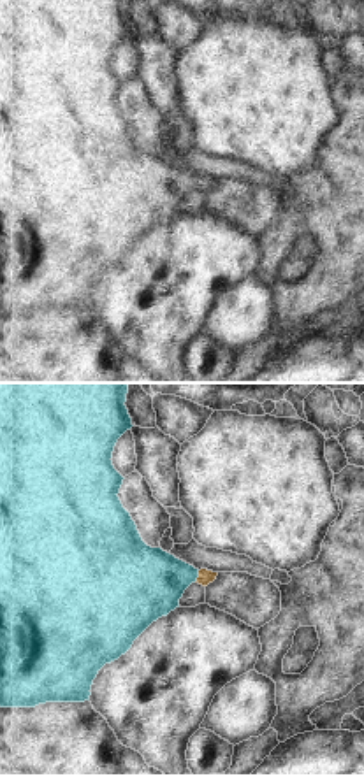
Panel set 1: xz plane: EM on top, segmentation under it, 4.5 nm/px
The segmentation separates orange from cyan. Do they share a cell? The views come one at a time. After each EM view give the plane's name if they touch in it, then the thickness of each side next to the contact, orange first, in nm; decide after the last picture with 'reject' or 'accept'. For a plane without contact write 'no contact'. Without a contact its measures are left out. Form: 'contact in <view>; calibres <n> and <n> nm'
contact in xz; calibres 70 and 340 nm

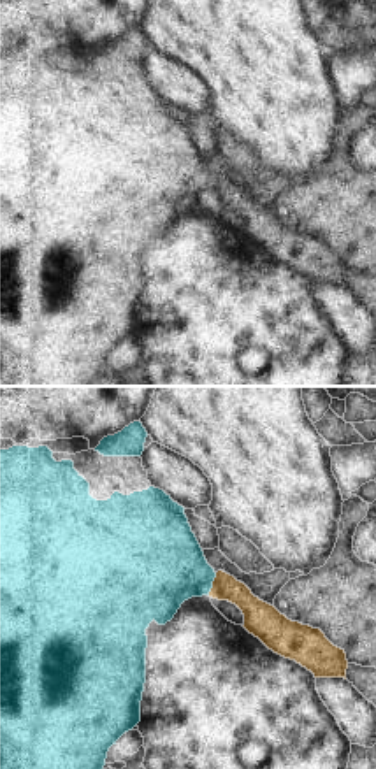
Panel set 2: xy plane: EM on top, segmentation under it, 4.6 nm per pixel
contact in xy; calibres 130 and 380 nm

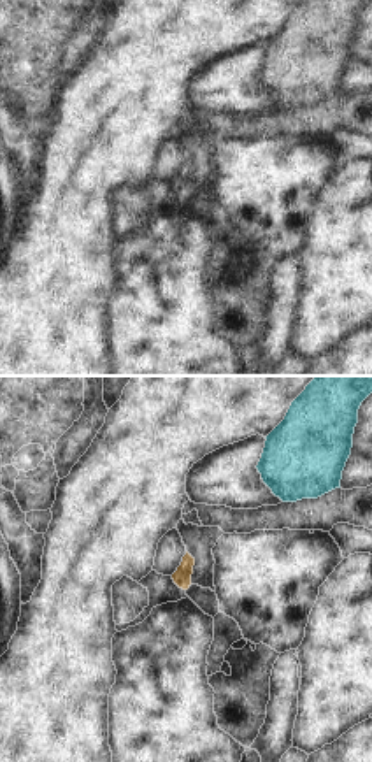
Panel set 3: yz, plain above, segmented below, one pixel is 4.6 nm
no contact

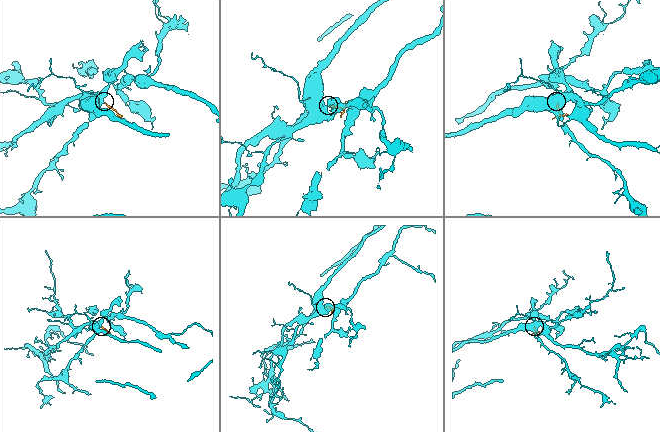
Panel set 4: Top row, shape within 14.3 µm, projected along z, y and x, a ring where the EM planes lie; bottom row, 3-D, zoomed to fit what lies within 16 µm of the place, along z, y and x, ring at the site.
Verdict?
accept

